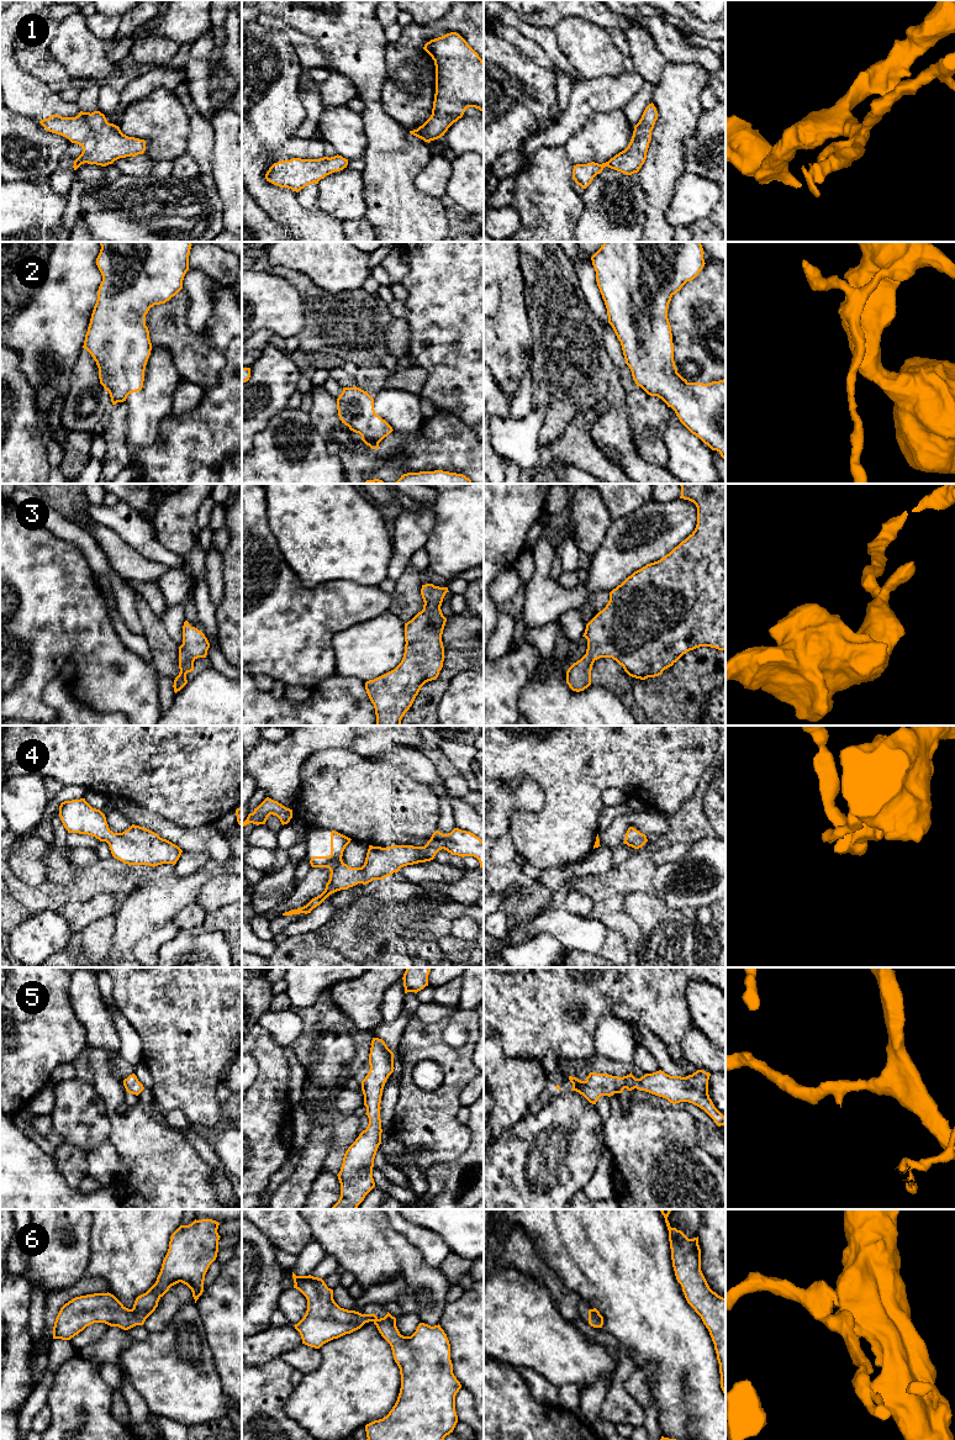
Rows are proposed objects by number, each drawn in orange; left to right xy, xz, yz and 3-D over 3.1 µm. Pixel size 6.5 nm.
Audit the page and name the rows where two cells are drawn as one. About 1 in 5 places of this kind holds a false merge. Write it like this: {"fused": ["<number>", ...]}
{"fused": []}

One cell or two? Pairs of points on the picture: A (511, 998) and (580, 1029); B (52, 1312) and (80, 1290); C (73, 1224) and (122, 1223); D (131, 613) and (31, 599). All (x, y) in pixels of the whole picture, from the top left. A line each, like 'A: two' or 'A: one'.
A: one
B: one
C: two
D: two

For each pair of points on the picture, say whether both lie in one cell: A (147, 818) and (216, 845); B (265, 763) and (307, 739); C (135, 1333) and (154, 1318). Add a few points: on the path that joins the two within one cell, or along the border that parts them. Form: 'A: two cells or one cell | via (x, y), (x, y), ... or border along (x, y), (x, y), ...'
A: one cell | via (164, 829), (185, 839), (199, 839)
B: one cell | via (275, 763), (297, 744)
C: two cells | border along (143, 1324), (149, 1332)

